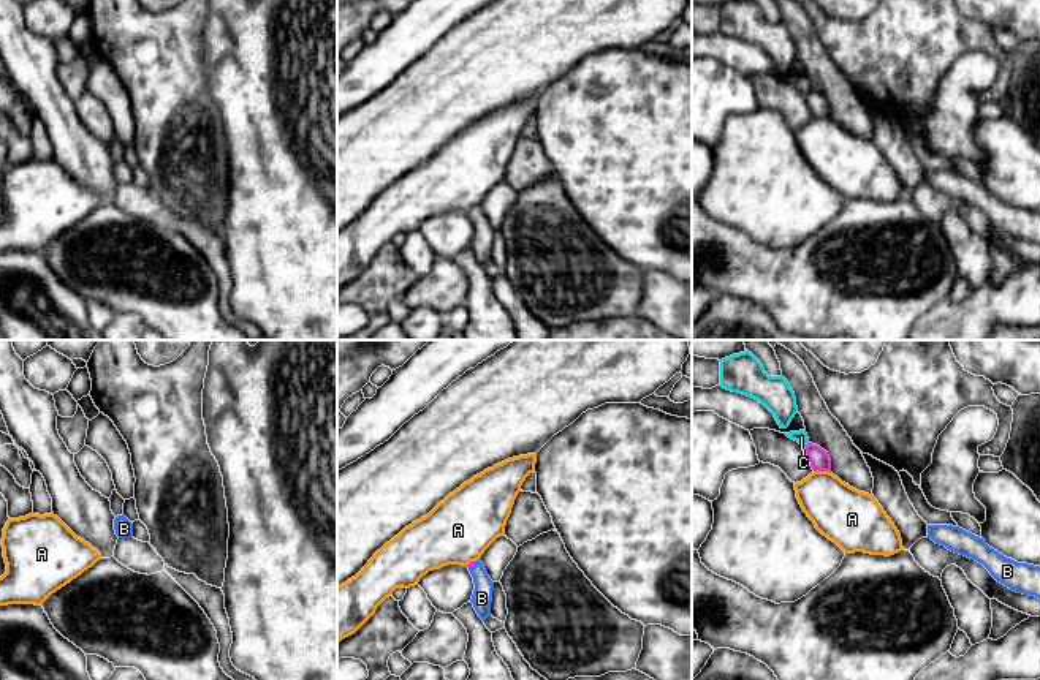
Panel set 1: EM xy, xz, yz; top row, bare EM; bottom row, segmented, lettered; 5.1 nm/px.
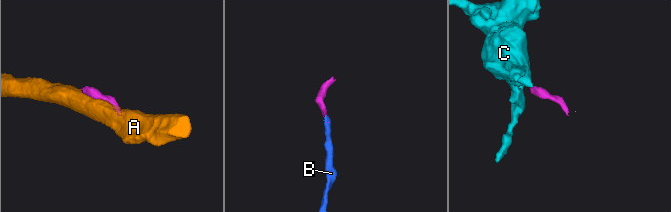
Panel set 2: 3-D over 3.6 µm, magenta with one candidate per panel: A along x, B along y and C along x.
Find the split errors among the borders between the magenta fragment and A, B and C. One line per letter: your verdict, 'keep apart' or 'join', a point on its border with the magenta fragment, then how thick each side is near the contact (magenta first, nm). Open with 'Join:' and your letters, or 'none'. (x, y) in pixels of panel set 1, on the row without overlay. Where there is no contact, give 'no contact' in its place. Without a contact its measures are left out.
Join: B
A: keep apart; meets magenta in yz at (822, 116); 100 nm thick on the magenta side, 280 nm on the other
B: join; meets magenta in xz at (472, 212); 30 nm thick on the magenta side, 110 nm on the other
C: keep apart; meets magenta in yz at (808, 90); 100 nm thick on the magenta side, 60 nm on the other

